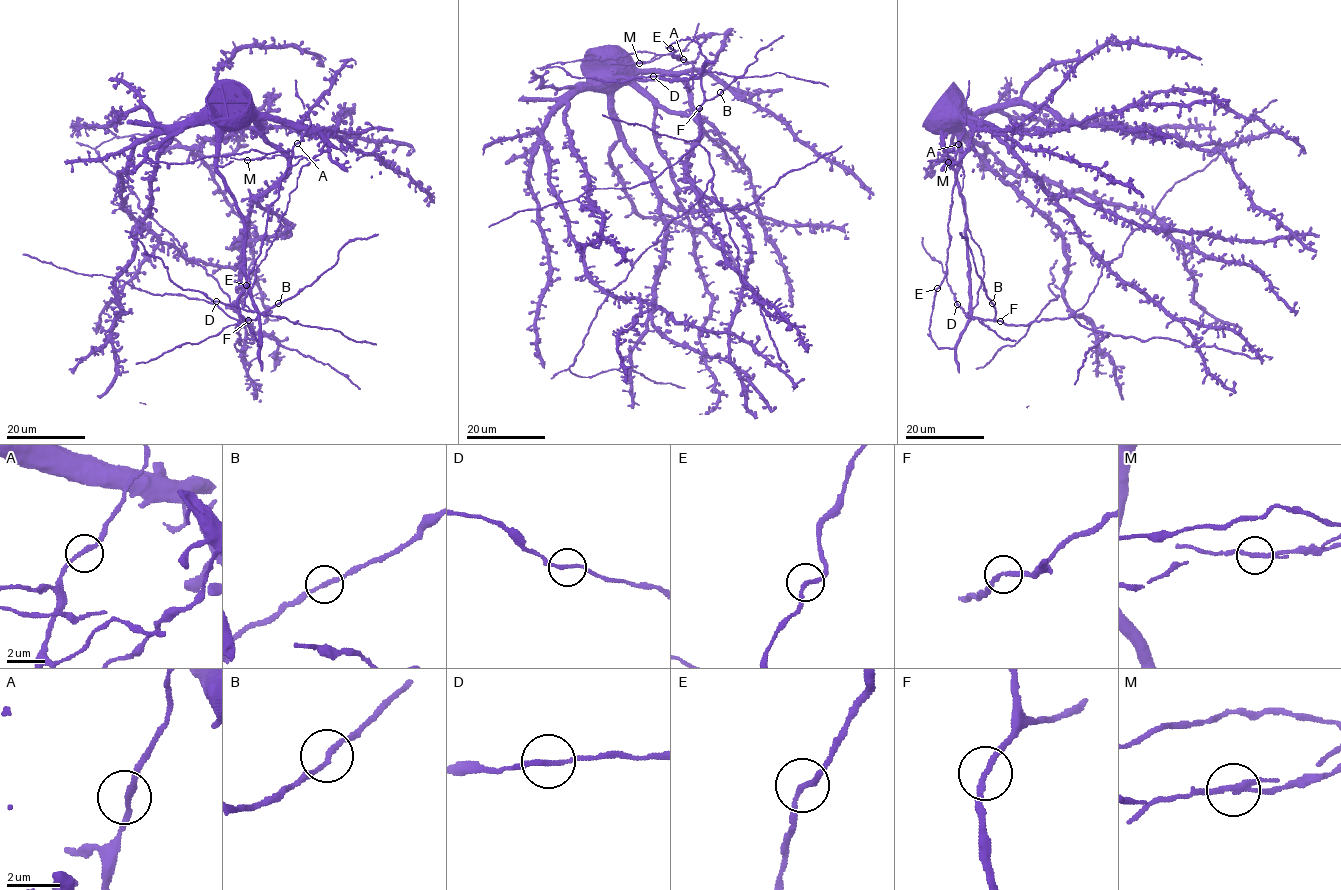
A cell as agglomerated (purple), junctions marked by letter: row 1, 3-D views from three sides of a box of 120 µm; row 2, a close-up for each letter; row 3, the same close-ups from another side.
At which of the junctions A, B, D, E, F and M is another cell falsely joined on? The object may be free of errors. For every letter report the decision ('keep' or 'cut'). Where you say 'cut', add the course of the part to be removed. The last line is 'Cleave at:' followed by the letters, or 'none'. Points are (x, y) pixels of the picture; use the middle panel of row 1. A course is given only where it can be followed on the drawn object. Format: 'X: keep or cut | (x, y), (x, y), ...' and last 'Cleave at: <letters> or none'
A: keep
B: keep
D: keep
E: keep
F: keep
M: cut | (638, 63), (651, 62), (663, 54), (688, 49)
Cleave at: M

